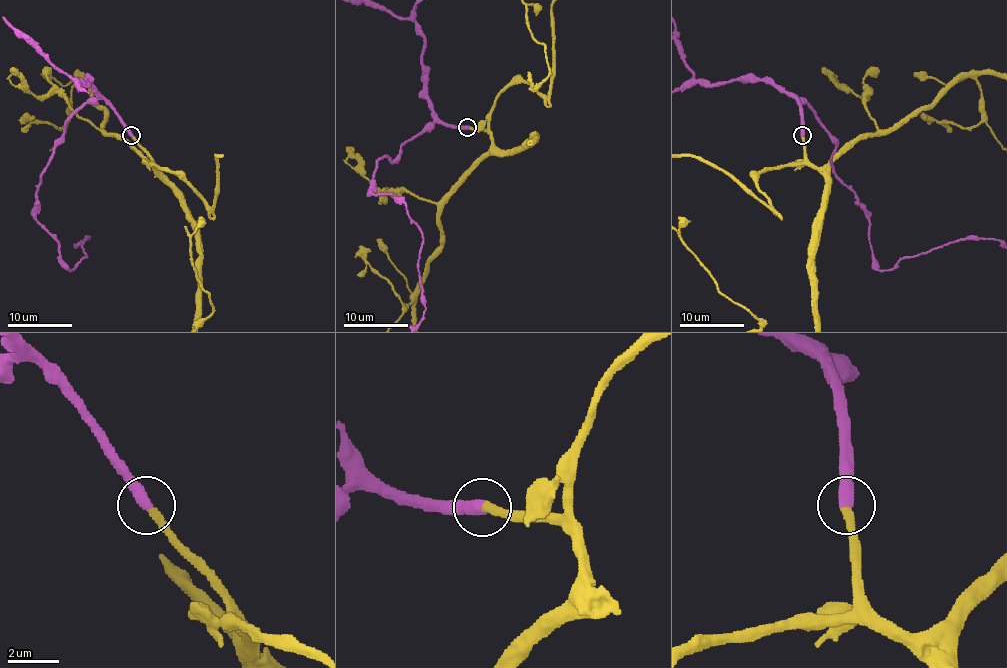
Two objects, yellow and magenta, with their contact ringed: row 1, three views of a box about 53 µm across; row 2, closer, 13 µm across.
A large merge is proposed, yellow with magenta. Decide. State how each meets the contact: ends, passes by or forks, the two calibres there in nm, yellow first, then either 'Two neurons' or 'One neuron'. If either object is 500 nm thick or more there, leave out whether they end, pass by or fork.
Thickness 340 nm (yellow) against 500 nm. One neuron

